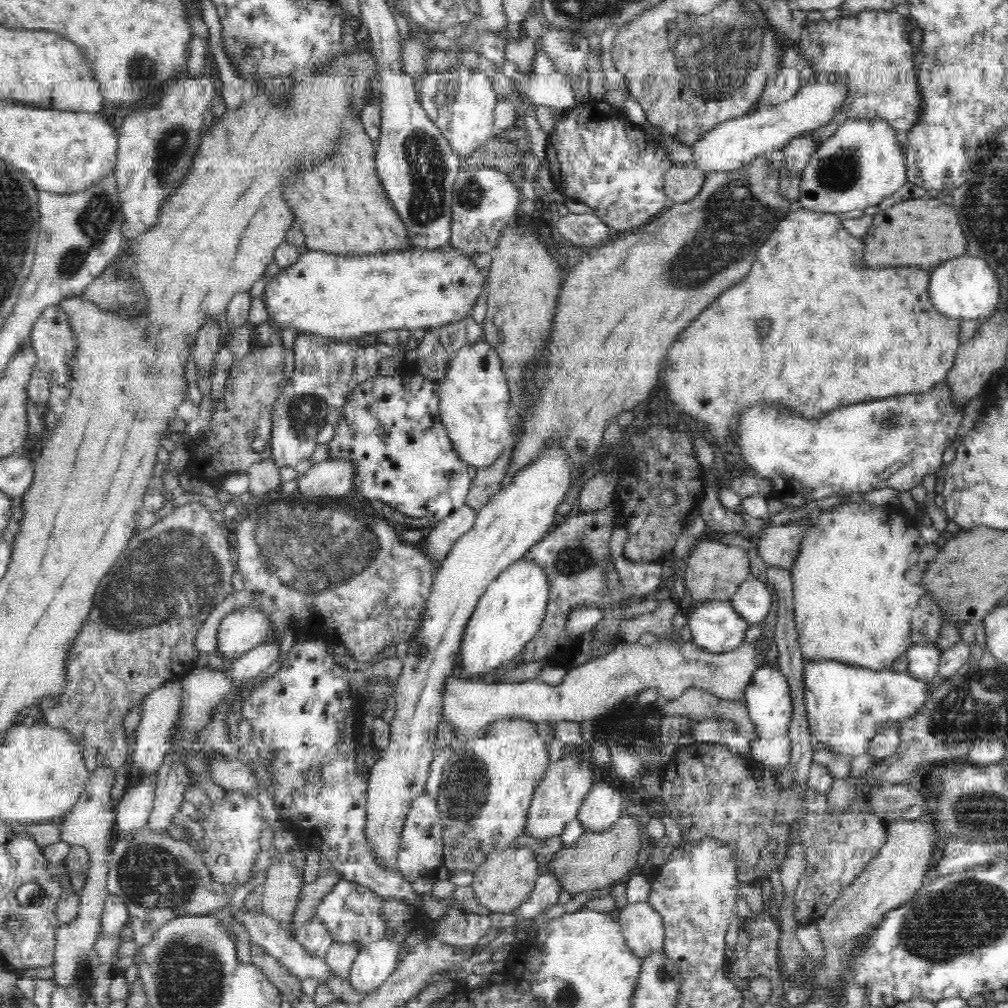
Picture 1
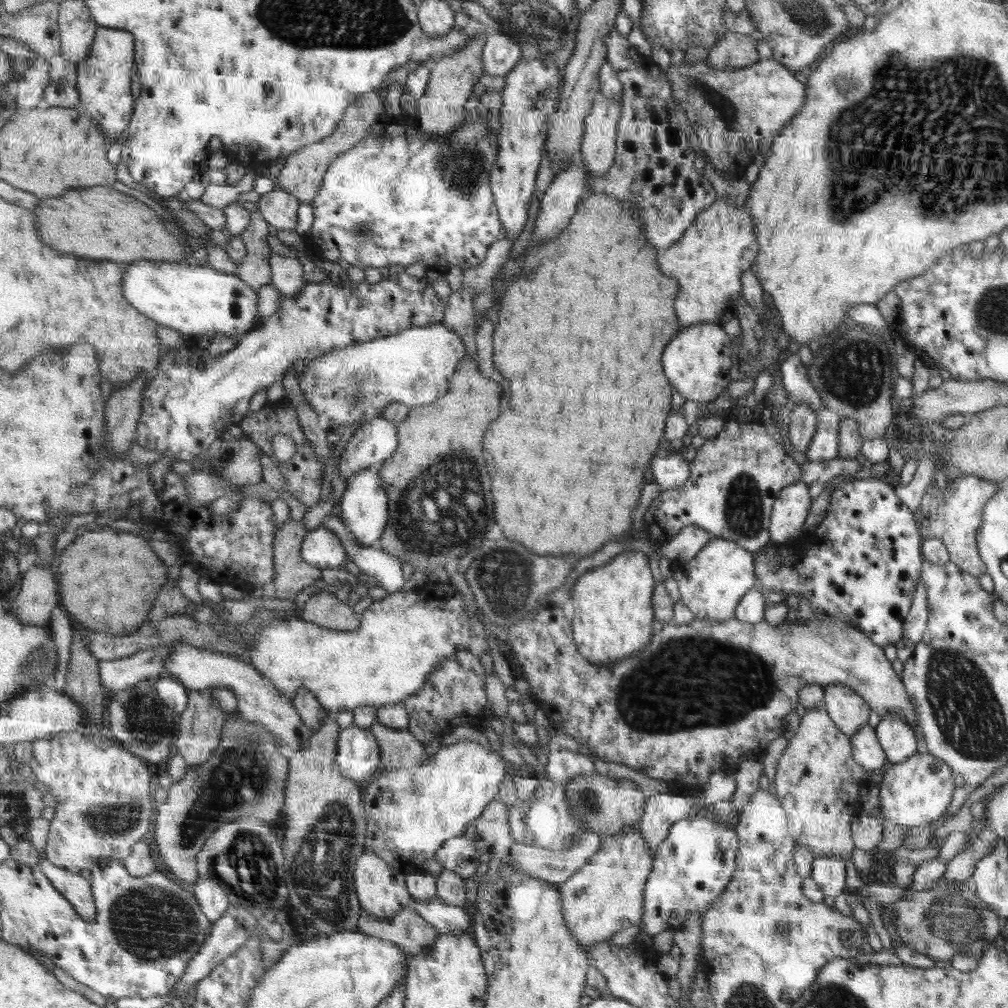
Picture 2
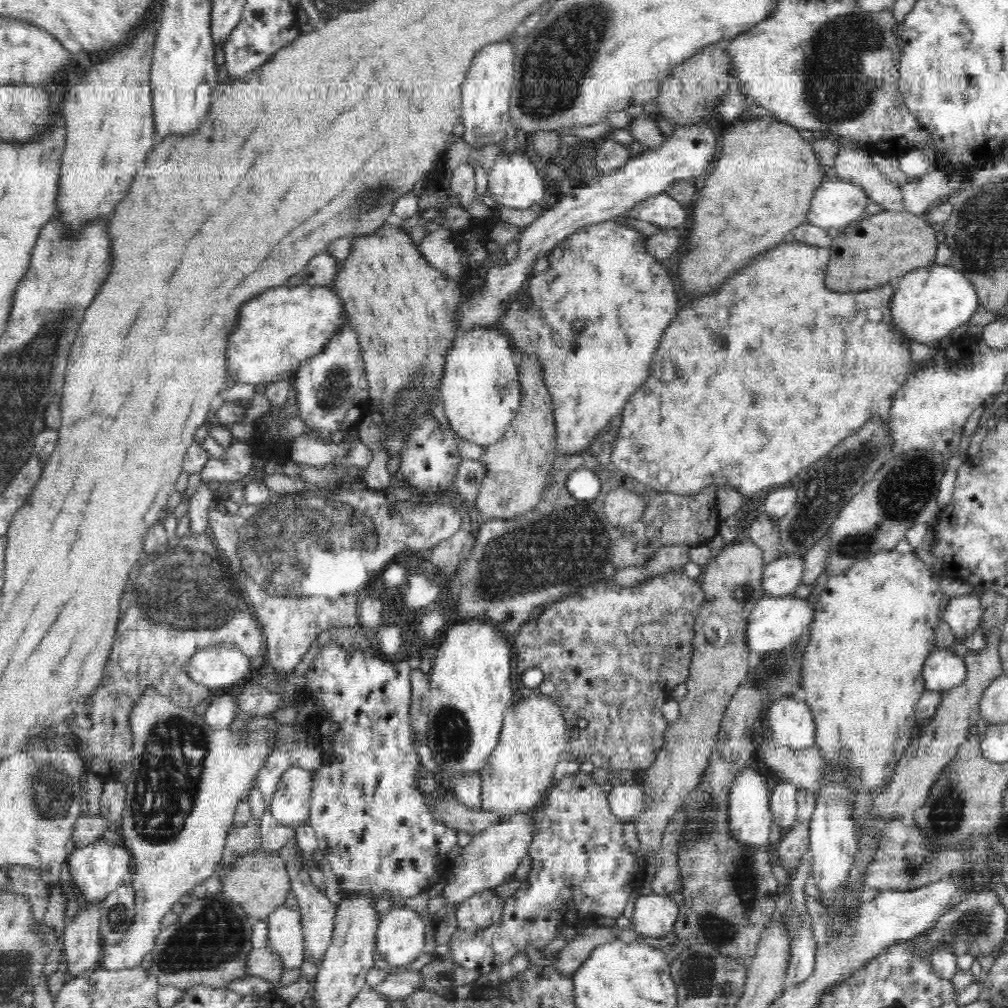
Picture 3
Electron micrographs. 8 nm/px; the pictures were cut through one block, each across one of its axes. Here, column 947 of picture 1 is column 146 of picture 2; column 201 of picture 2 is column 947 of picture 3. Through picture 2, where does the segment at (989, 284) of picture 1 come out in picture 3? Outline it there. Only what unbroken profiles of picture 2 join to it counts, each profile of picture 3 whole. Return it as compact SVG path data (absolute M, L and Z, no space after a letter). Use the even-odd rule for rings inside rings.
M949 264L932 265L912 269L901 277L900 290L894 294L892 302L892 315L894 323L898 323L898 327L912 340L936 346L954 328L972 320L978 306L978 291L962 272Z

